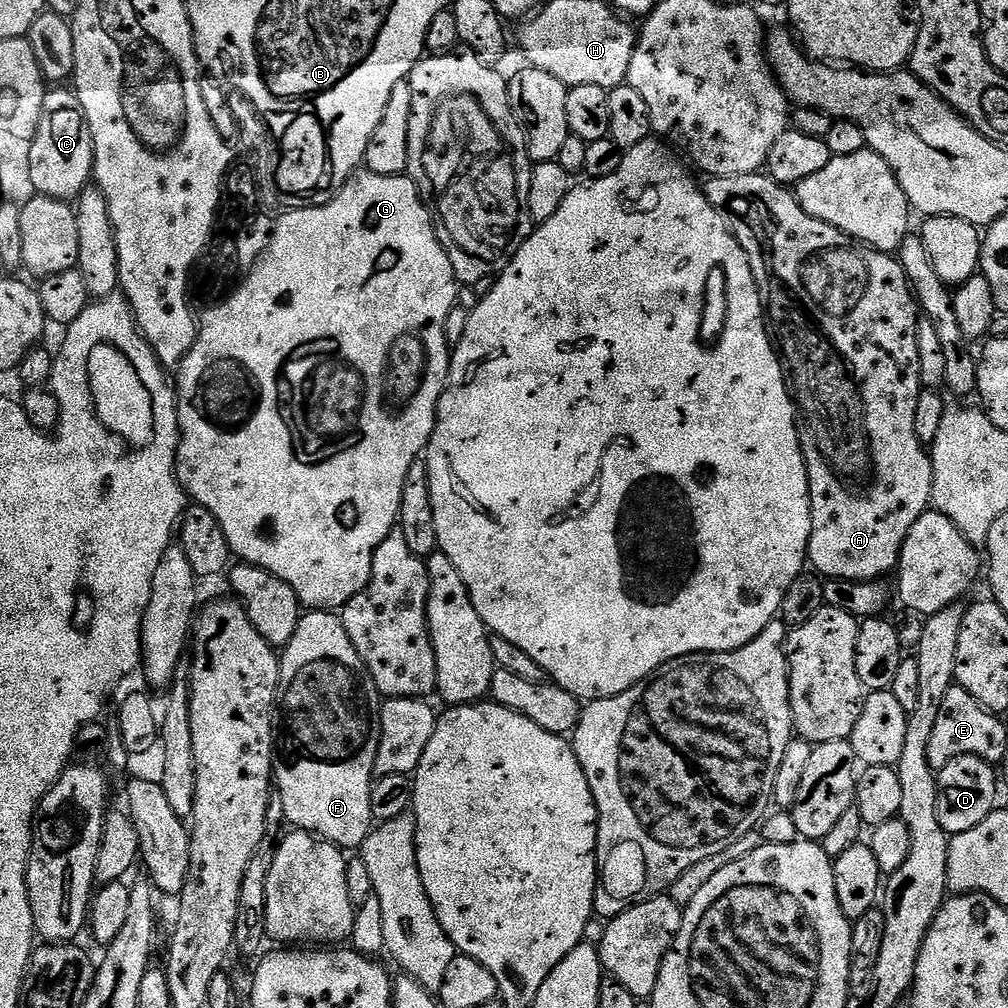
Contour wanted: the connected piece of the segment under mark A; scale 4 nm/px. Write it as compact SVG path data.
M753 174L751 176L714 176L711 177L703 185L706 198L710 202L710 206L714 206L714 210L718 210L724 215L724 221L729 230L734 234L736 241L742 246L742 250L746 250L746 258L752 267L752 273L756 279L756 285L760 291L760 301L764 304L764 314L768 331L772 338L772 343L780 357L780 364L784 367L784 379L788 381L788 390L792 393L792 402L796 406L796 414L798 417L798 427L800 430L800 445L804 451L804 461L806 462L806 470L808 471L808 489L810 490L810 502L812 503L812 529L810 530L810 542L808 543L807 563L812 564L818 571L828 580L870 580L879 581L880 576L884 576L888 571L895 569L900 563L900 551L906 542L906 534L910 534L910 526L914 526L914 522L918 522L918 518L922 518L924 512L929 511L932 503L932 487L934 486L934 470L932 469L932 458L929 449L918 438L918 434L914 430L914 409L918 407L918 398L922 391L920 383L920 371L918 370L918 326L922 319L922 313L916 303L916 297L912 294L912 286L908 283L908 275L902 270L899 259L895 255L879 252L876 248L869 248L868 245L860 243L852 236L847 236L845 232L840 232L834 226L830 226L826 222L822 222L818 218L814 218L810 214L806 214L806 210L802 210L802 206L796 201L795 195L785 185L776 183L771 176L767 174Z

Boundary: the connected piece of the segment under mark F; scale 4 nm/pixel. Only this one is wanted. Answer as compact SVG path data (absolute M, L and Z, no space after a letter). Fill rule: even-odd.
M305 611L298 622L298 630L294 630L294 638L284 645L279 653L280 658L280 691L278 693L278 723L274 728L274 759L272 771L274 773L274 788L284 807L285 821L293 829L312 833L315 837L328 841L341 850L359 849L366 837L372 833L374 821L370 810L370 794L374 777L376 776L376 755L380 741L380 706L382 697L374 686L374 678L362 662L358 650L354 650L354 642L350 642L350 634L346 634L343 619L336 612Z

